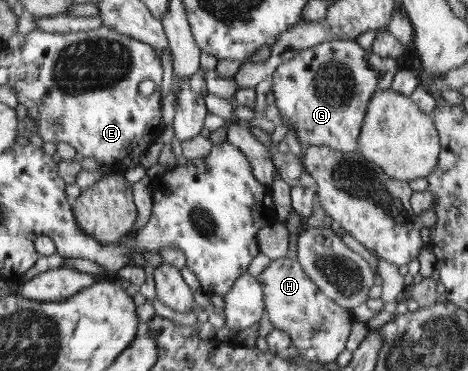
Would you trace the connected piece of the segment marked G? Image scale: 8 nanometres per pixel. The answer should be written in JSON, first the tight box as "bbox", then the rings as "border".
{"bbox":[271,40,381,152],"border":[[[329,40],[303,50],[291,61],[281,64],[272,75],[271,90],[275,103],[284,117],[296,129],[302,147],[329,146],[342,152],[359,151],[361,128],[368,110],[369,101],[378,90],[381,74],[368,60],[369,52],[355,40]]]}

